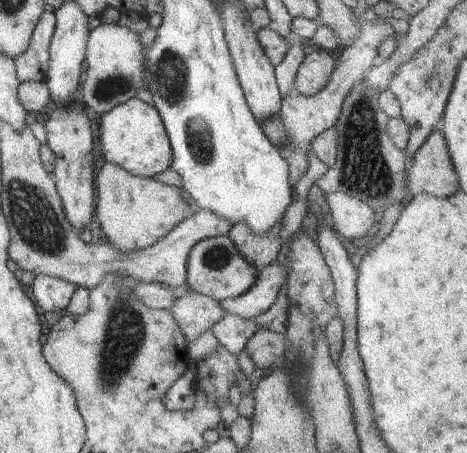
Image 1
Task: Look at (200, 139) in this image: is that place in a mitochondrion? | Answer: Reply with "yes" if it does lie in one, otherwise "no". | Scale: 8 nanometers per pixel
yes

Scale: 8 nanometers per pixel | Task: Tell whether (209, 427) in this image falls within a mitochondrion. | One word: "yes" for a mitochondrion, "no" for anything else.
no

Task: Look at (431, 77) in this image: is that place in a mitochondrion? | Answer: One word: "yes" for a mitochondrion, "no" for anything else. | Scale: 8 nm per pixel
yes

